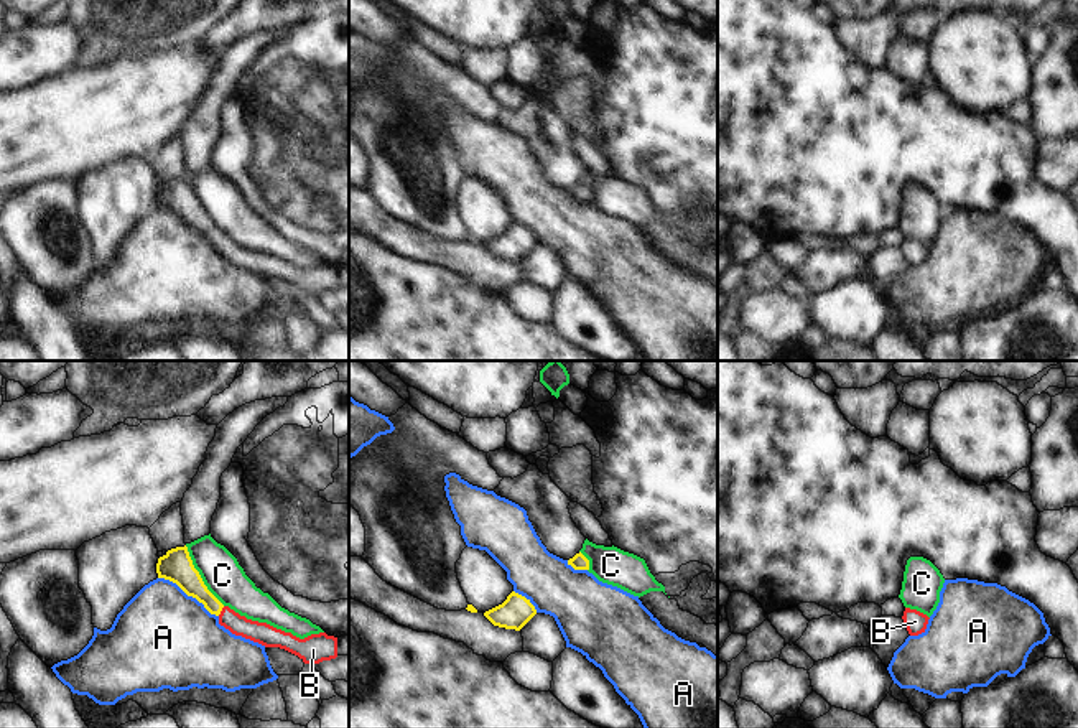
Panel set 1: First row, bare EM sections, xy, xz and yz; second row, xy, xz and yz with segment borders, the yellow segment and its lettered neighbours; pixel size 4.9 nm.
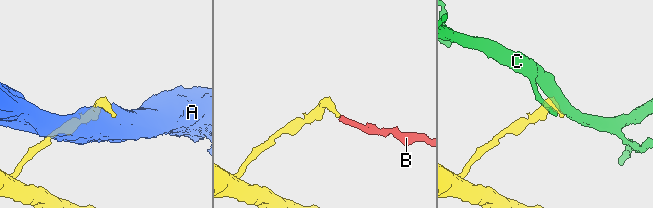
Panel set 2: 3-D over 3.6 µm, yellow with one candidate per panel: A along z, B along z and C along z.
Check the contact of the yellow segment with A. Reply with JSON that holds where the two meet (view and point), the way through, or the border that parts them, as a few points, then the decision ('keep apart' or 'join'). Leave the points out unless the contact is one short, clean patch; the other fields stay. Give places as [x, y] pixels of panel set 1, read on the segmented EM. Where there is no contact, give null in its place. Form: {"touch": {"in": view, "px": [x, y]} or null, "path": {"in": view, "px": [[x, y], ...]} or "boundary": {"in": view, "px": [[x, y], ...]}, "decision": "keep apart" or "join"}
{"touch": {"in": "xy", "px": [188, 595]}, "boundary": {"in": "xy", "px": [[158, 577], [175, 582], [218, 616]]}, "decision": "keep apart"}

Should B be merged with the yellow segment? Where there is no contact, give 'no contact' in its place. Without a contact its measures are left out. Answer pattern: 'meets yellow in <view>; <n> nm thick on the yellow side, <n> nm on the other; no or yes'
meets yellow in xy; 120 nm thick on the yellow side, 110 nm on the other; yes

